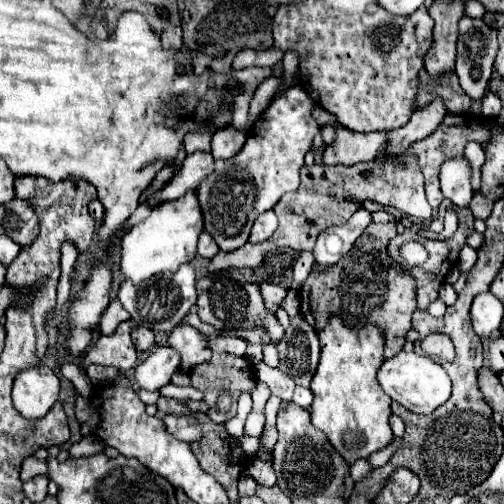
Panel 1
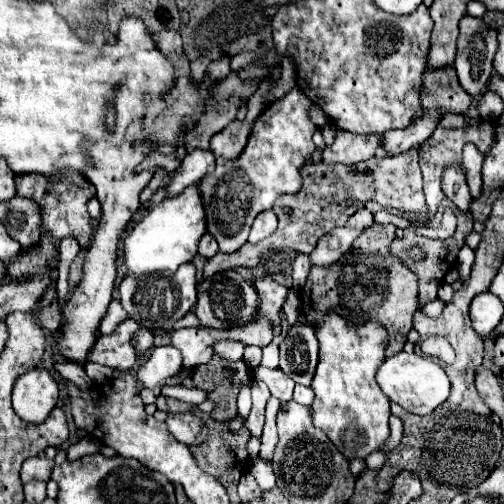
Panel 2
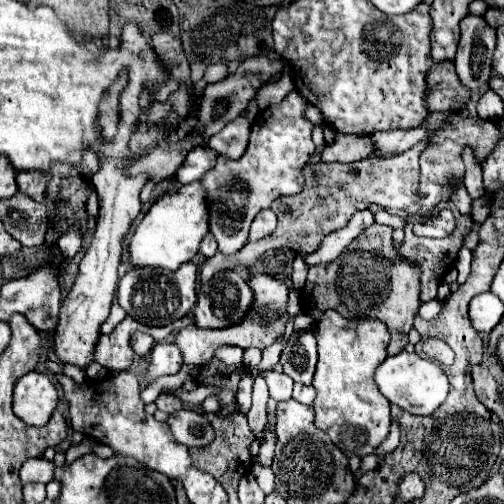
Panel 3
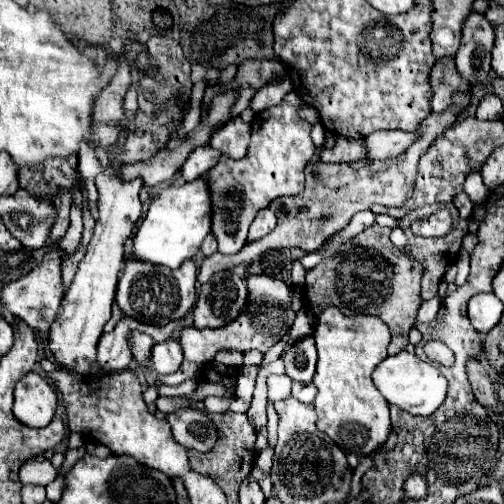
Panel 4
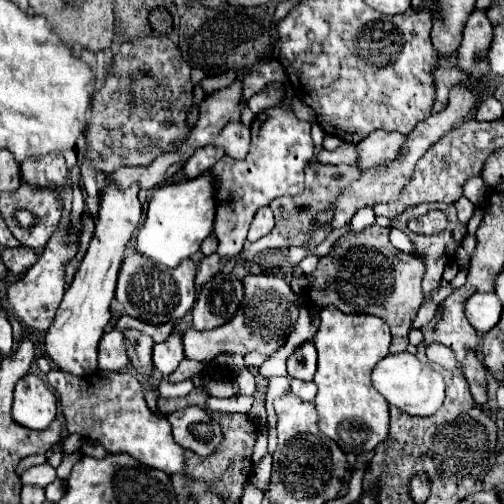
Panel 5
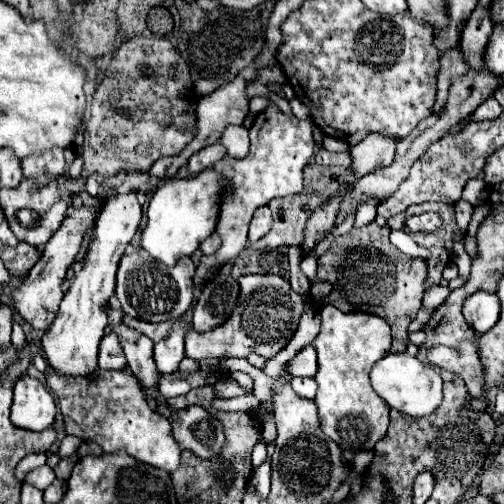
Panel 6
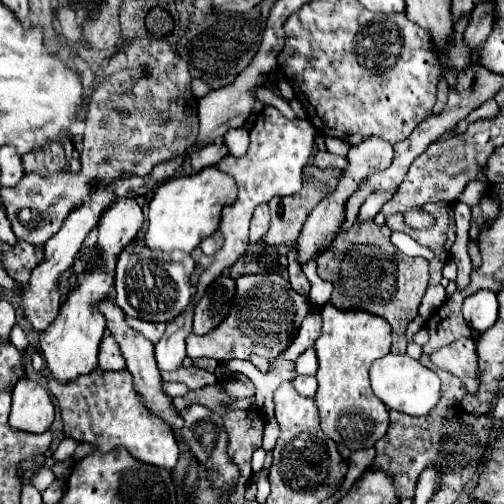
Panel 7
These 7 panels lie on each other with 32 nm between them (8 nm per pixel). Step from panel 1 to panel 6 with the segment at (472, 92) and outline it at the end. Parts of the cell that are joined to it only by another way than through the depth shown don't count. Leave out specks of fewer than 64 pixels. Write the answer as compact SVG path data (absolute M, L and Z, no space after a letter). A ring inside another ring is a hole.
M476 6L472 16L466 22L466 28L462 32L462 42L460 42L464 58L472 70L486 70L482 52L492 34L492 28L494 28L494 22L490 18L490 6L488 8Z

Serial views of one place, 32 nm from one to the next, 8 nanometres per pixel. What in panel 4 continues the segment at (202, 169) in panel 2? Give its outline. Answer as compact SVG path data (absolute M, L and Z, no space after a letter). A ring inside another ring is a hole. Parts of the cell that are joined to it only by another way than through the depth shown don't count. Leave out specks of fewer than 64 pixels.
M212 146L196 148L192 152L192 156L188 156L188 160L184 162L184 166L180 170L182 180L184 182L192 182L196 178L202 178L218 162L220 156L222 156L222 152L216 150L216 148L212 148Z

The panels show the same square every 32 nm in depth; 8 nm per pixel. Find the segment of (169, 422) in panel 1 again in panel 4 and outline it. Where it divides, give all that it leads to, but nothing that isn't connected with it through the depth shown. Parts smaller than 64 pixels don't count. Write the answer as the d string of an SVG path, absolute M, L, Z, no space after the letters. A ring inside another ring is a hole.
M198 408L176 410L166 416L178 444L196 452L210 452L218 440L218 428L206 412Z

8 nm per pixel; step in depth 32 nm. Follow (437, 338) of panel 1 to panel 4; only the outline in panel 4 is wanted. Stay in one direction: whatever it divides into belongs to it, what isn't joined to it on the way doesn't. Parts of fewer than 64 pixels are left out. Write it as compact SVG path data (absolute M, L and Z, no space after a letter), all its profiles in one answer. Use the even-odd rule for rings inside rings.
M438 340L429 341L428 344L424 346L424 352L426 352L428 360L438 362L438 364L442 364L442 366L446 366L446 368L450 368L450 366L454 364L454 354L452 354L452 350Z

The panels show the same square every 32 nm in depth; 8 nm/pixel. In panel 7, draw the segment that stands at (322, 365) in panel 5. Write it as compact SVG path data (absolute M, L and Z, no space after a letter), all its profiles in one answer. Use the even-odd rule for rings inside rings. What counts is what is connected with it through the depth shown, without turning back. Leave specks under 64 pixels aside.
M332 304L322 308L322 318L322 334L314 346L320 362L316 372L318 392L314 398L320 410L320 426L328 438L350 450L370 448L388 430L388 408L374 396L368 370L376 358L390 352L391 326L376 314L364 310L338 310Z

